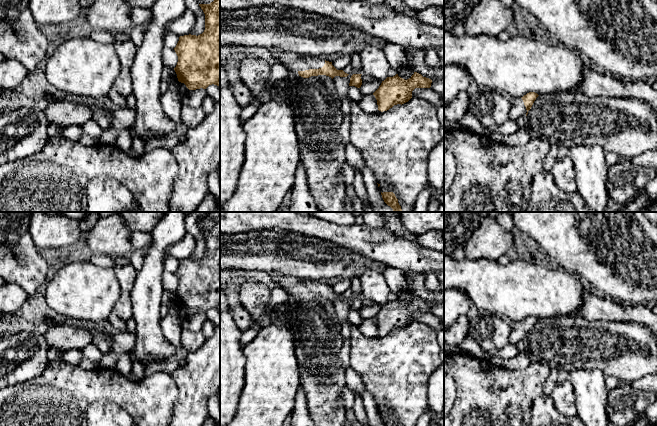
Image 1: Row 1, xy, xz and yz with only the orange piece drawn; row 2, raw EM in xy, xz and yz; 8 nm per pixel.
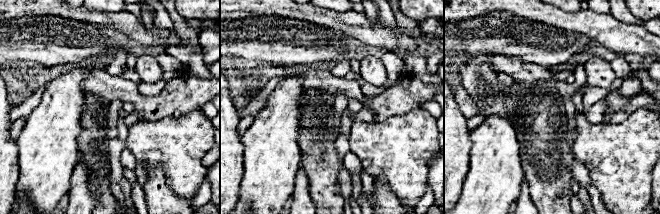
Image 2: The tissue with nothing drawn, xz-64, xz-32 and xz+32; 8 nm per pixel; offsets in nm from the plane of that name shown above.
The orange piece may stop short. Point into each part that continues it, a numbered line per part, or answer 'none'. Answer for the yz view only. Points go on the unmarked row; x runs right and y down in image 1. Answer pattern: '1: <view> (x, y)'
1: yz (518, 333)

